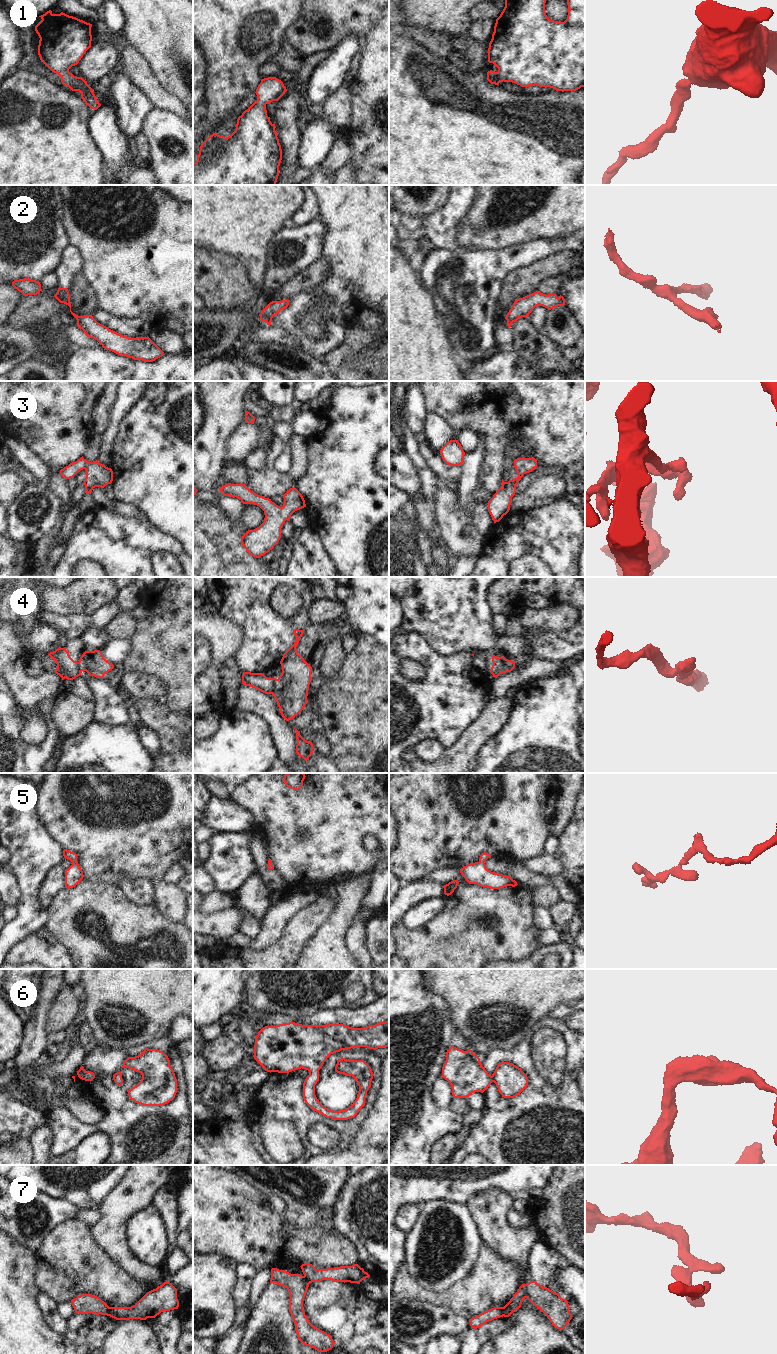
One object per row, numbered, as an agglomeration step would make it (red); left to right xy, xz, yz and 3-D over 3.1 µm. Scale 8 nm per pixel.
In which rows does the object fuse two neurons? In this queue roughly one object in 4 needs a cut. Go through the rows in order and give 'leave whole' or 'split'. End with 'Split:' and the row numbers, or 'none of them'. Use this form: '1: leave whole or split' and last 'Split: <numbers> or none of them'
1: leave whole
2: leave whole
3: leave whole
4: split
5: leave whole
6: leave whole
7: split
Split: 4, 7

